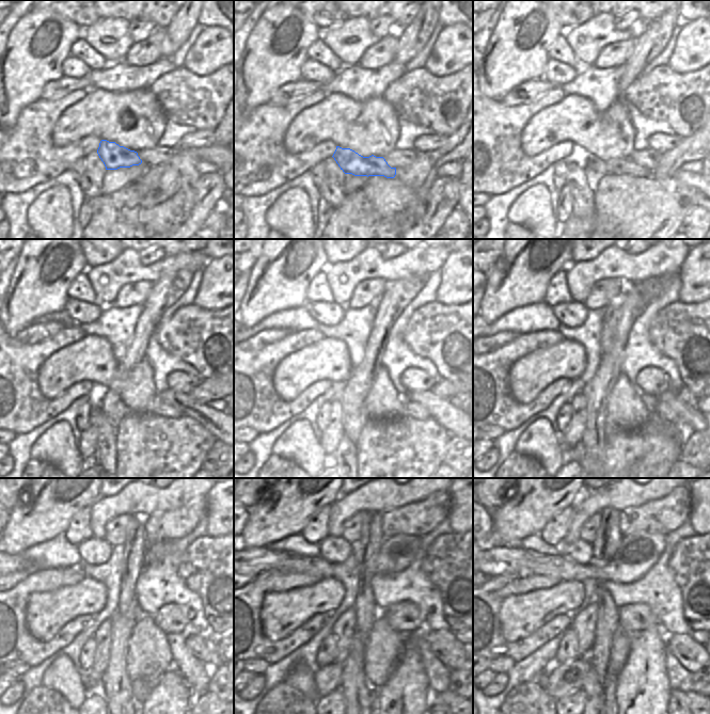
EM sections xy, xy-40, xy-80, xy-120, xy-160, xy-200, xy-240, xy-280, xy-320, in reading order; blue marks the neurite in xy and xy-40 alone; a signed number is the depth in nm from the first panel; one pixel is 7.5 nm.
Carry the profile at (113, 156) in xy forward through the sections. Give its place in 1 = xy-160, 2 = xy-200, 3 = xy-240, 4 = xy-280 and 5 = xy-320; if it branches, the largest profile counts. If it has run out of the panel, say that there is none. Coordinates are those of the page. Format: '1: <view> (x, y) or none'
1: xy-160 (413, 410)
2: xy-200 (663, 411)
3: xy-240 (203, 645)
4: xy-280 (442, 644)
5: xy-320 (688, 652)

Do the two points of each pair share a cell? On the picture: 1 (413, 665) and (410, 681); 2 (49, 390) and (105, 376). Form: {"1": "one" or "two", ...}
{"1": "one", "2": "one"}

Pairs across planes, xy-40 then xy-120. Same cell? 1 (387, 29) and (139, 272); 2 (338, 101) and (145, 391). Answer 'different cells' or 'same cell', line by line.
1: different cells
2: same cell

